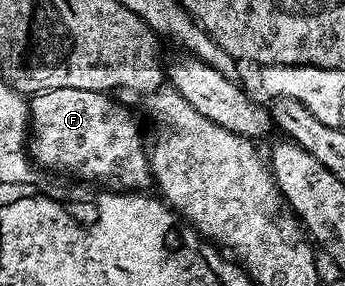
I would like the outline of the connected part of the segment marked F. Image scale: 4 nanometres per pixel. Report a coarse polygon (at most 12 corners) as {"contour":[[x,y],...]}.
{"contour":[[70,88],[28,101],[30,157],[50,173],[148,189],[132,110]]}

